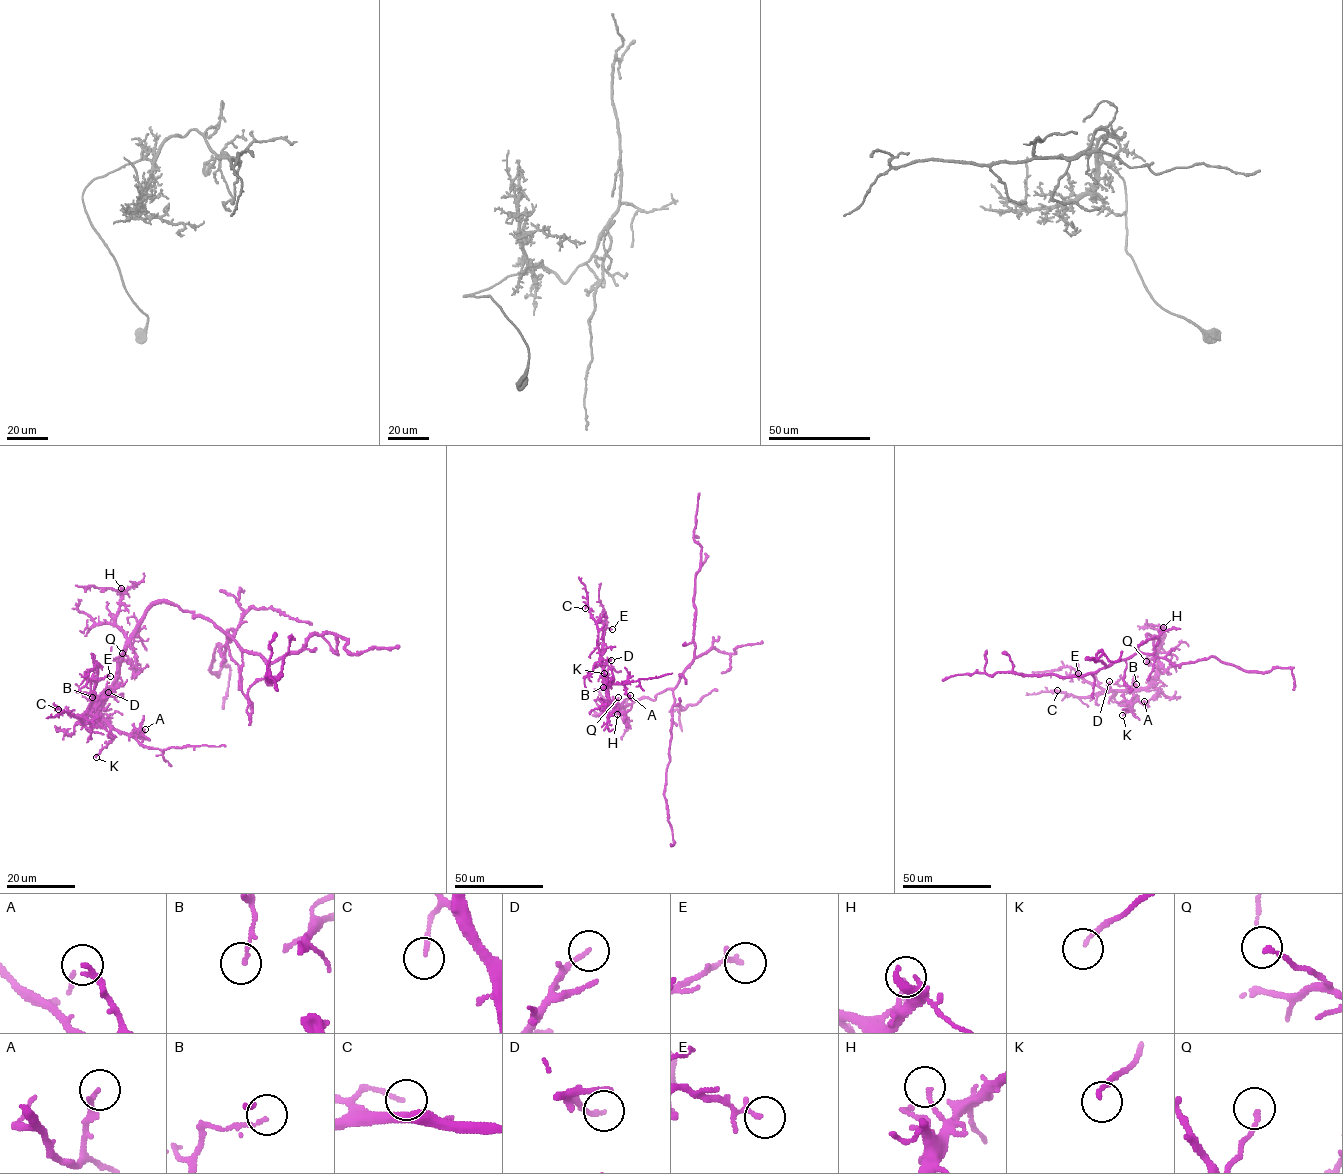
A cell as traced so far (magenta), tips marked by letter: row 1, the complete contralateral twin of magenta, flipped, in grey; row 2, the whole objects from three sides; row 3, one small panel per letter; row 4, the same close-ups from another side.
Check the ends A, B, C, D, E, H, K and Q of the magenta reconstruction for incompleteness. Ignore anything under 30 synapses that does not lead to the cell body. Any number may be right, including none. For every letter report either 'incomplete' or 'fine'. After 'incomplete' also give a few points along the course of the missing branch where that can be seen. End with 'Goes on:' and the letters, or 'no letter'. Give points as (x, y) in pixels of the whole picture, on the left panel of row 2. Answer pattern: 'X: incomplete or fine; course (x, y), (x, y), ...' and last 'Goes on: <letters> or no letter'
A: fine
B: fine
C: fine
D: fine
E: fine
H: fine
K: fine
Q: fine
Goes on: no letter

